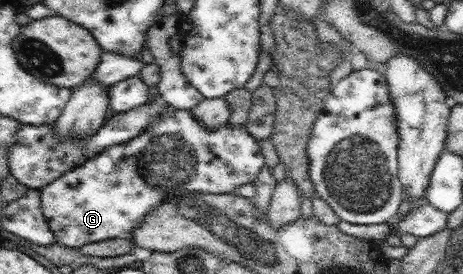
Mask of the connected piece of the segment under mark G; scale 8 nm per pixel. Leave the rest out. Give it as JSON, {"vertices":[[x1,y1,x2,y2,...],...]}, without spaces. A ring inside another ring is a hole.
{"vertices":[[169,107,169,111,163,113,139,137,99,152,68,174,58,177,50,186,41,188,40,204,55,243,80,249,83,245,113,237,130,238,132,231,142,225,146,215,165,203,167,197,185,195,191,191,234,195,241,185,255,184,265,165,259,141,243,127,226,124,211,131,193,119,191,110]]}

